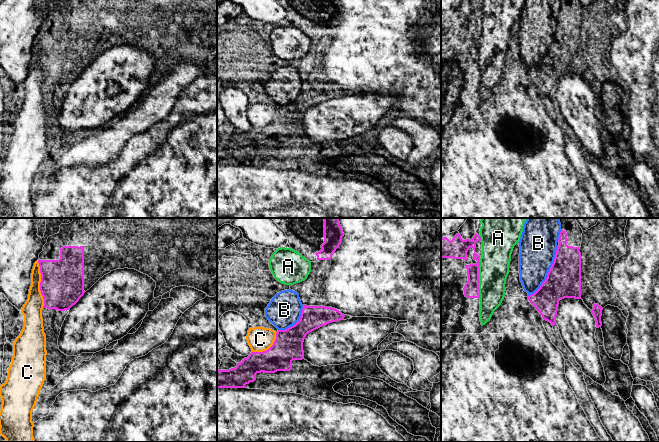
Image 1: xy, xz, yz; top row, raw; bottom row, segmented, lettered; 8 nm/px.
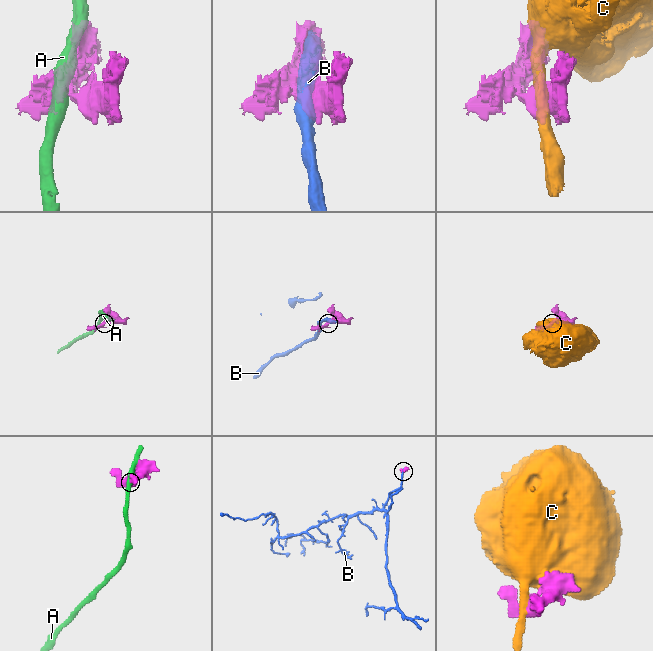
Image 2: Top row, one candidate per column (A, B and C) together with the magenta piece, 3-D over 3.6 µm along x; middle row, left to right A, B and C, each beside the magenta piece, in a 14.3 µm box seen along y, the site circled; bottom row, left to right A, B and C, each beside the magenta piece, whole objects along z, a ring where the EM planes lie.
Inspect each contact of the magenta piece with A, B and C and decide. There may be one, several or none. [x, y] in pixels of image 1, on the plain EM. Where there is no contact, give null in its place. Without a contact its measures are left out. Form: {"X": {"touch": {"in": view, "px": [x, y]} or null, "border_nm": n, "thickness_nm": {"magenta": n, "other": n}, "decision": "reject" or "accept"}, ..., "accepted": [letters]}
{"A": {"touch": {"in": "yz", "px": [478, 54]}, "border_nm": 320, "thickness_nm": {"magenta": 130, "other": 240}, "decision": "reject"}, "B": {"touch": {"in": "yz", "px": [548, 48]}, "border_nm": 480, "thickness_nm": {"magenta": 280, "other": 300}, "decision": "reject"}, "C": {"touch": {"in": "xy", "px": [40, 60]}, "border_nm": 400, "thickness_nm": {"magenta": 360, "other": 160}, "decision": "reject"}, "accepted": []}

